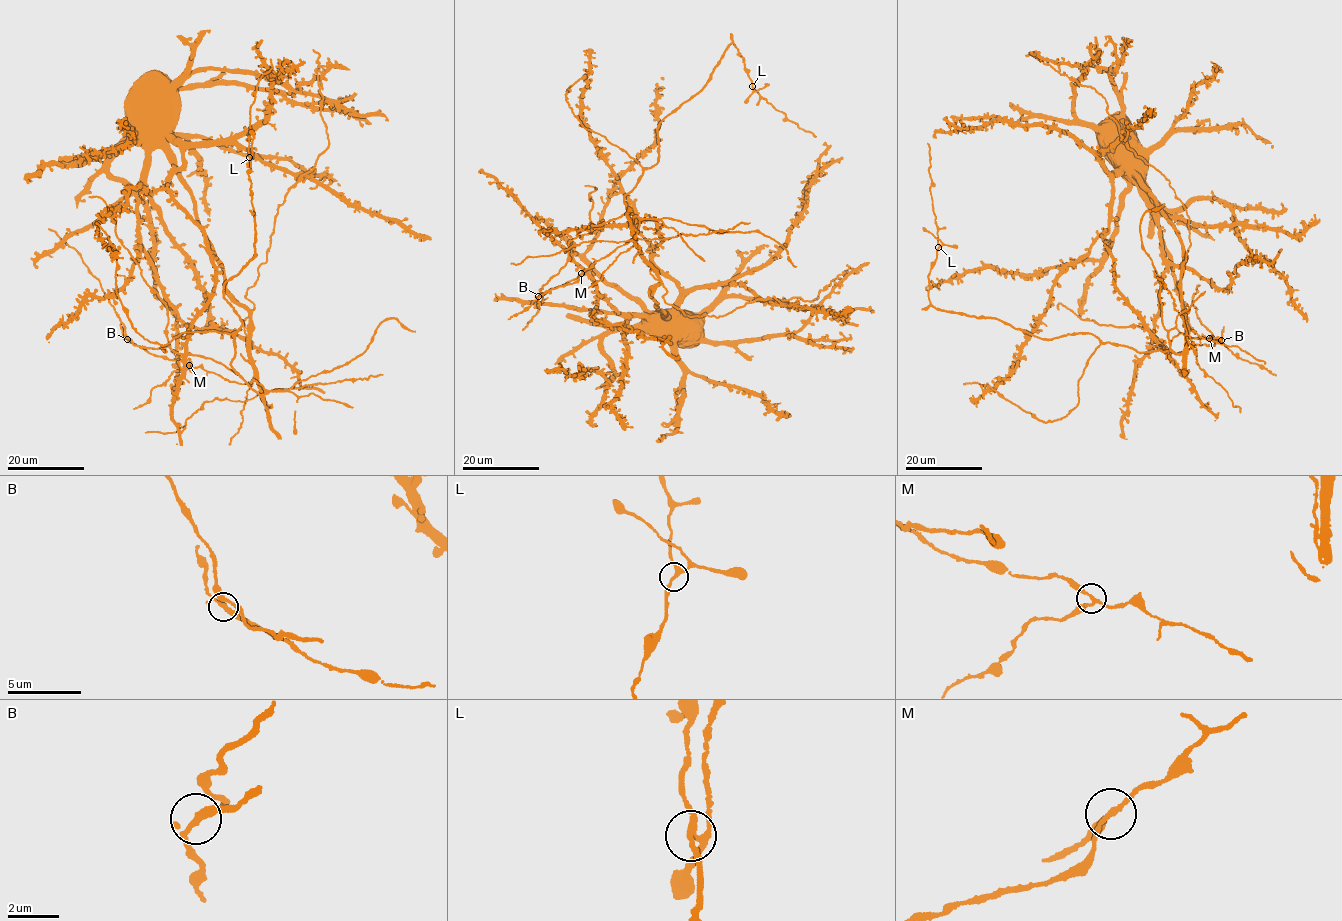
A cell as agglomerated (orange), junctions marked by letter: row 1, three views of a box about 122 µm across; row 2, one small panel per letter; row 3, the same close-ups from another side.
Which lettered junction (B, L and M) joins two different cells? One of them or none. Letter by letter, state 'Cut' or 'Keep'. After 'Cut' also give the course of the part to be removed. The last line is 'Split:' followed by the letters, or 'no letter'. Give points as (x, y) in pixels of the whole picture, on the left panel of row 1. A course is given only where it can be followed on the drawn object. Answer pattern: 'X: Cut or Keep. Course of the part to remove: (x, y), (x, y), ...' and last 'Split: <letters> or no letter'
B: Keep
L: Keep
M: Keep
Split: no letter

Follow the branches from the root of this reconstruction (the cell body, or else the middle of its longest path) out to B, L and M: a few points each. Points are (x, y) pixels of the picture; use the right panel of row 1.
B: (1107, 134), (1106, 149), (1133, 172), (1182, 245), (1186, 341), (1182, 353), (1170, 347), (1180, 333), (1221, 340)
L: (1107, 134), (1115, 289), (1164, 351), (937, 309), (938, 247)
M: (1107, 134), (1106, 149), (1133, 172), (1182, 245), (1186, 341), (1182, 353), (1170, 347), (1180, 333), (1209, 338)

